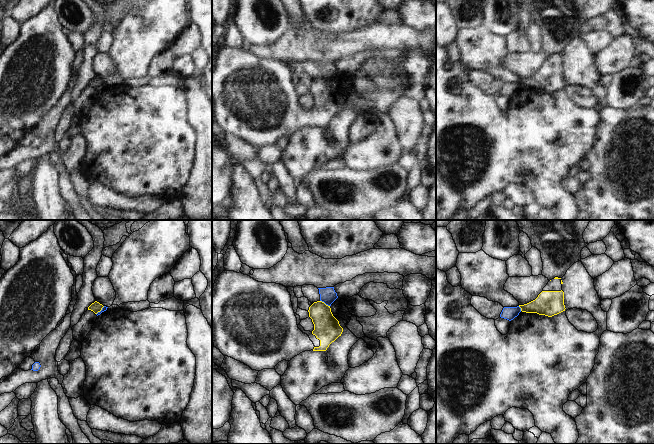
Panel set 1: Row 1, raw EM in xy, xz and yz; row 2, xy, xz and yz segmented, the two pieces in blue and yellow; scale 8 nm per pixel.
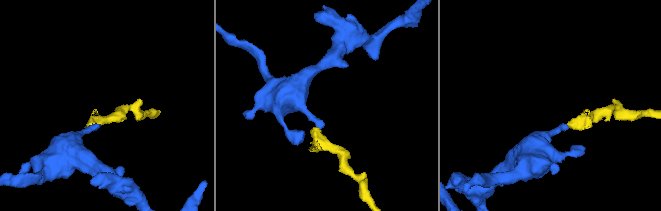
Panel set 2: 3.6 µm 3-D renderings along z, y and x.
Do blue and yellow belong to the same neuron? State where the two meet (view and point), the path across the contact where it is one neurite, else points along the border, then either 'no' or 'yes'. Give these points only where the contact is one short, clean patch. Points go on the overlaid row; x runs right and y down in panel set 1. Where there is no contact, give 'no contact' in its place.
xz (325, 303) | along xz (320, 300), (329, 306) | no

